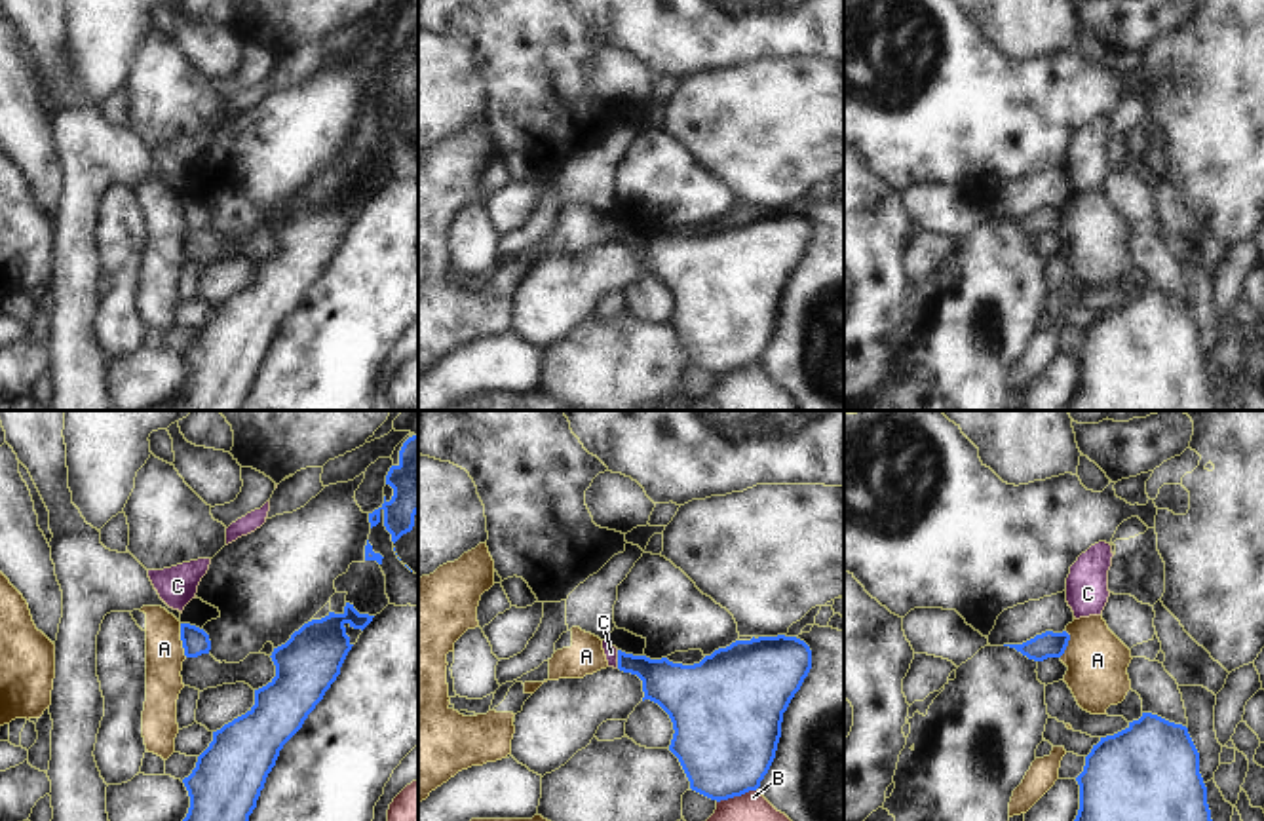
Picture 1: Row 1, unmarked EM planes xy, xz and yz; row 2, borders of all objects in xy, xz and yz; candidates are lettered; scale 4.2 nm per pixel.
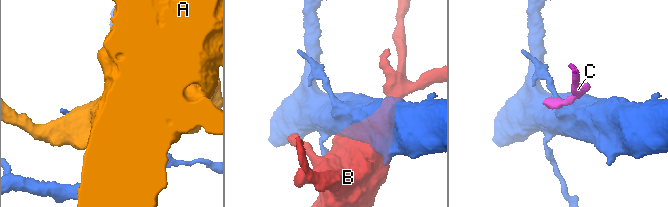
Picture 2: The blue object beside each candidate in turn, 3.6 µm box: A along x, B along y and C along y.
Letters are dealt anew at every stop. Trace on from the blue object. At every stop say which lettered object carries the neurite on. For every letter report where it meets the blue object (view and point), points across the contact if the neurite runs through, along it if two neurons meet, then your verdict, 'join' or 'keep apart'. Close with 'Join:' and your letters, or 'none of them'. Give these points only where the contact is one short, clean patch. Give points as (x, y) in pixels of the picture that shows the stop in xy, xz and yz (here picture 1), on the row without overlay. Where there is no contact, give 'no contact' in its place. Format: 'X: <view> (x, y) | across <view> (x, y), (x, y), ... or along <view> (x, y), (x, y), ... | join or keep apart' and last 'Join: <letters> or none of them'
A: xy (181, 213) | keep apart
B: xz (736, 369) | keep apart
C: xz (618, 234) | along xz (616, 225), (618, 242) | keep apart
Join: none of them

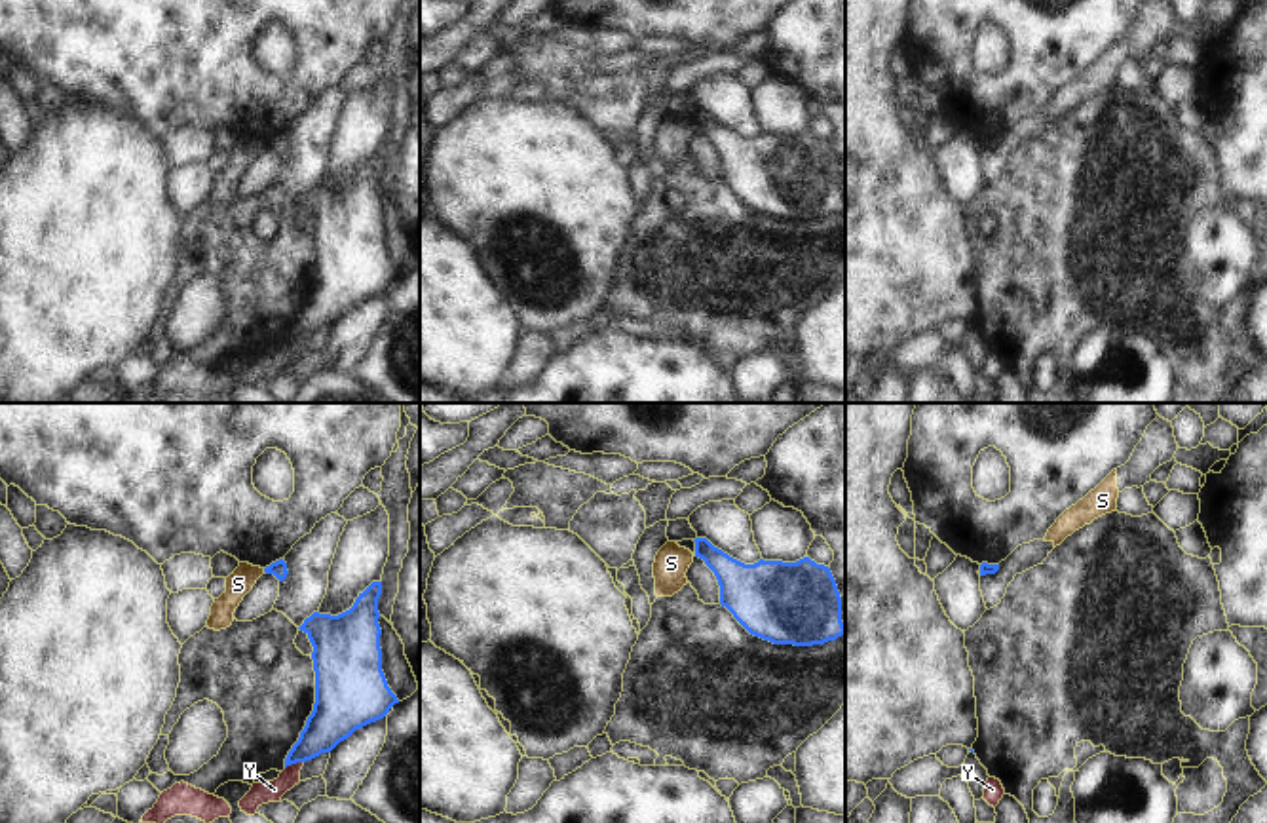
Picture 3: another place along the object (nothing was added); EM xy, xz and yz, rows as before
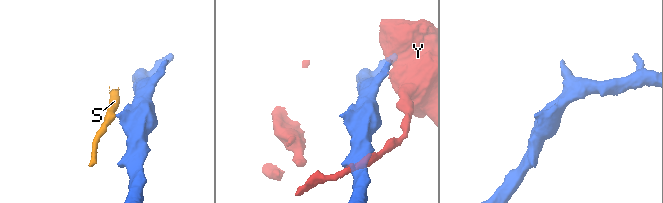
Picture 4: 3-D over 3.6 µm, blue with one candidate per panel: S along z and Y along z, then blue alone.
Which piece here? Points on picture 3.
S: xy (264, 145) | along xy (263, 143), (266, 147) | keep apart
Y: xy (293, 337) | keep apart
Join: none of them

